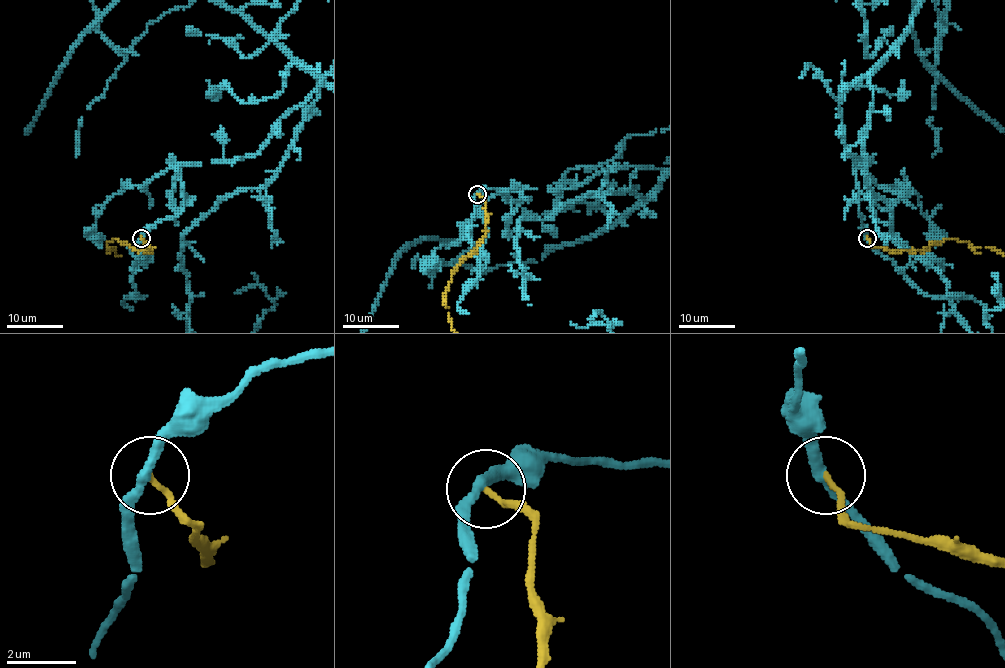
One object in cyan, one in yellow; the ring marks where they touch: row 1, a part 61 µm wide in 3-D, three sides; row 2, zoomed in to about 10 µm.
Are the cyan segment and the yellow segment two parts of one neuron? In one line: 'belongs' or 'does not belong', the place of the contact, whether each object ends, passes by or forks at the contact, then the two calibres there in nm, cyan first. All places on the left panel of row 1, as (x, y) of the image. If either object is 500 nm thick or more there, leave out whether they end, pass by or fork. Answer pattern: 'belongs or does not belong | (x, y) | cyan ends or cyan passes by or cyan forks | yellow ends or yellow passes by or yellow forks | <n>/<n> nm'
does not belong | (141, 238) | cyan passes by | yellow ends | 280/150 nm

